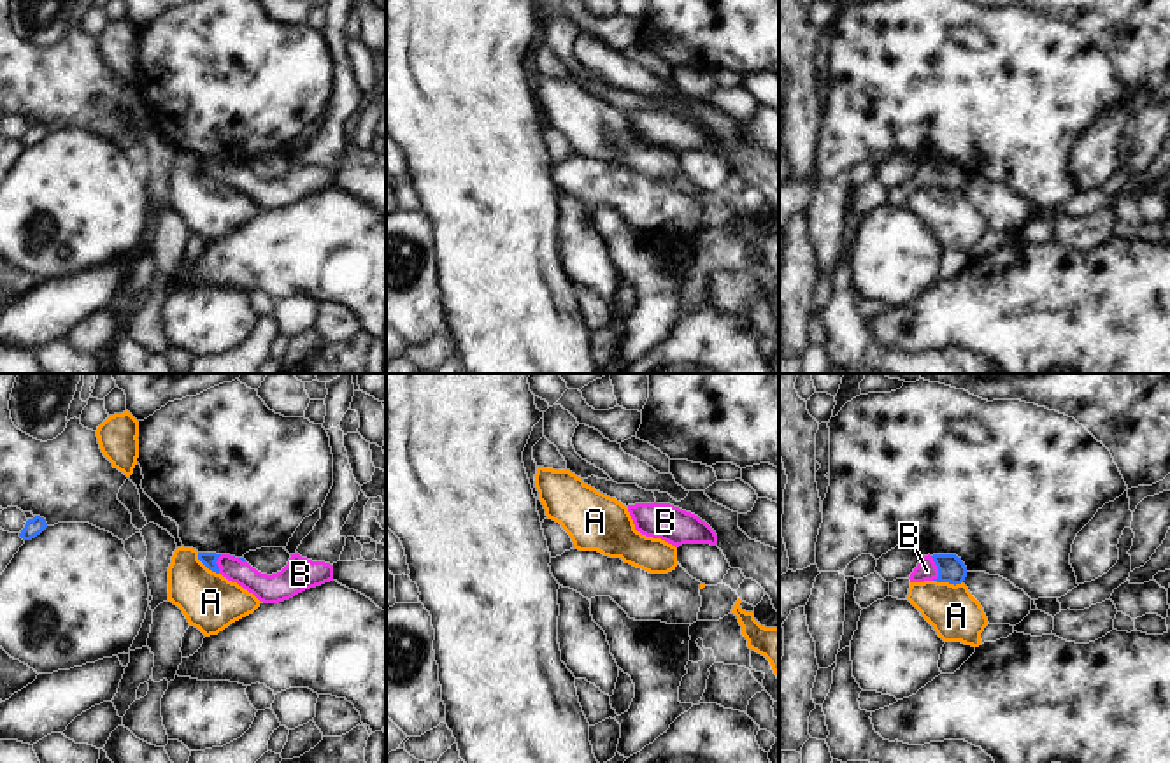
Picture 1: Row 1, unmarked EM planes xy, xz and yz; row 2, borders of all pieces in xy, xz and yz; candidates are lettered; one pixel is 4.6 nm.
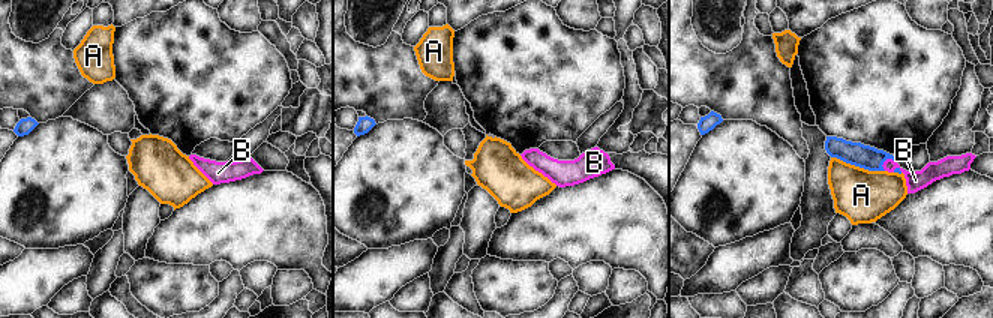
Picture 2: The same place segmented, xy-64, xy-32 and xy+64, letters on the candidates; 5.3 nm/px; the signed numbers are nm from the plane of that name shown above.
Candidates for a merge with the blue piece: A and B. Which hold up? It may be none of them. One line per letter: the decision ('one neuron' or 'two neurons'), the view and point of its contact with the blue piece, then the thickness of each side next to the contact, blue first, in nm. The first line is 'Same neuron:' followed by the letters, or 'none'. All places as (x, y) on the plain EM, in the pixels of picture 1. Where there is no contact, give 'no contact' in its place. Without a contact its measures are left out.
Same neuron: B
A: two neurons; contact yz (948, 188); calibres 120 and 240 nm
B: one neuron; contact yz (937, 174); calibres 120 and 100 nm

